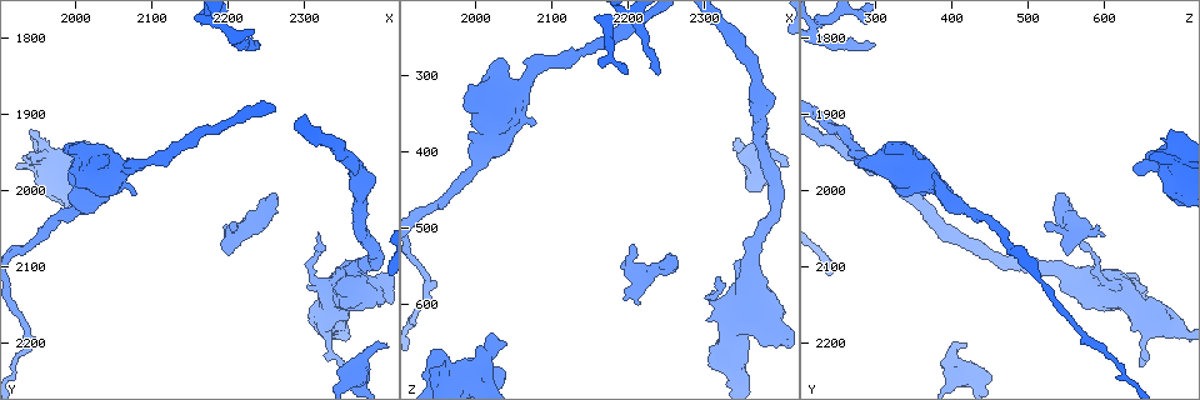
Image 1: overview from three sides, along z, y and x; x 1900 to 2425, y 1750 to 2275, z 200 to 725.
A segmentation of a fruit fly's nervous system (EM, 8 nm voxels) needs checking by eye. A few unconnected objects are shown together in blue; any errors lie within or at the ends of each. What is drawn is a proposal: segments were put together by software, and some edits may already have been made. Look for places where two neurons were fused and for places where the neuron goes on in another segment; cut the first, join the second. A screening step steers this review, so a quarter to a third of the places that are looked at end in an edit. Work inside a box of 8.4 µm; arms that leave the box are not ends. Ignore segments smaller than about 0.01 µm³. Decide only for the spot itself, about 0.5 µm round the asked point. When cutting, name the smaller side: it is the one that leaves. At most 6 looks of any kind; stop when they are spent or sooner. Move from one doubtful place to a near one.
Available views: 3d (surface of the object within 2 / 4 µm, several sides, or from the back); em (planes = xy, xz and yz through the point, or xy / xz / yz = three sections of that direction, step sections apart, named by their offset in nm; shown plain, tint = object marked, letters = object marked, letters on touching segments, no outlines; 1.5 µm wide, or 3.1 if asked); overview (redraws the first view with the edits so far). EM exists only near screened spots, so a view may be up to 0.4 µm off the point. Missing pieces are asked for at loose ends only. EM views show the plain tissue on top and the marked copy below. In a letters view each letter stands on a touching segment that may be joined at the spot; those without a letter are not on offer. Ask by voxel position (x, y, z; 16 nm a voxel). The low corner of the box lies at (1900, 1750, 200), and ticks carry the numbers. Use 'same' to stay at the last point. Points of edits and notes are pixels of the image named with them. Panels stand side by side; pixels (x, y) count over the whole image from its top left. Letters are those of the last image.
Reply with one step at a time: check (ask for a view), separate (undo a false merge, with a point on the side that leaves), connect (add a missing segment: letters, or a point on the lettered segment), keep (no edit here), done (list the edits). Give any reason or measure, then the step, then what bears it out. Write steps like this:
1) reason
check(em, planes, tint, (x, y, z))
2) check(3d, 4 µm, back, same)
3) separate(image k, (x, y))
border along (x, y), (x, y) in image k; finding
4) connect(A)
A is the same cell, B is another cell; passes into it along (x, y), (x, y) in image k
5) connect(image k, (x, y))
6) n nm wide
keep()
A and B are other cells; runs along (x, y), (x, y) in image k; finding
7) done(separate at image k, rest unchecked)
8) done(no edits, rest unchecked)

an open end
check(3d, 2 µm, (2360, 2245, 455))

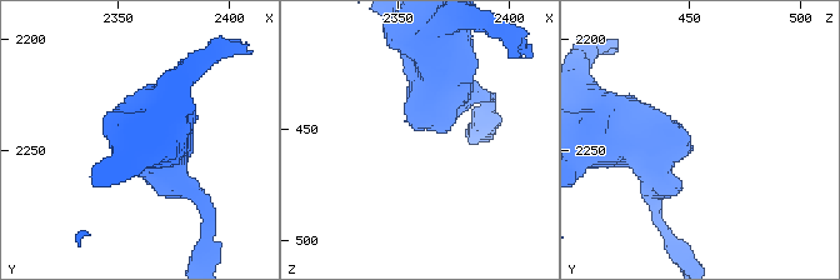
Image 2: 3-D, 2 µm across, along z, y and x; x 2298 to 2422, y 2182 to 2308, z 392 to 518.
shape alone is not enough
check(em, planes, letters, (2357, 2244, 451))

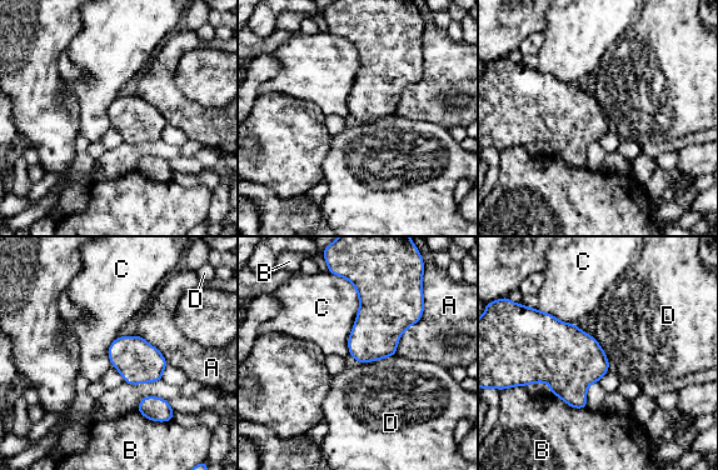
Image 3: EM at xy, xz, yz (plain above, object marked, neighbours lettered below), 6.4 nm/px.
keep()
A, B, C and D are other cells; none of them fits

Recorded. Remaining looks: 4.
thick turns thin
check(3d, 4 µm, (2360, 2110, 555))

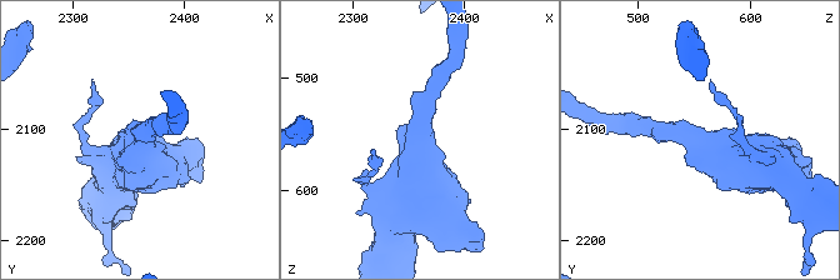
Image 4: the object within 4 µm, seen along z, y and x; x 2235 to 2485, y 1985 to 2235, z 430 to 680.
arms of 260, 800 nm; need the tissue
check(em, yz, step 8, tint, (2360, 2114, 558))

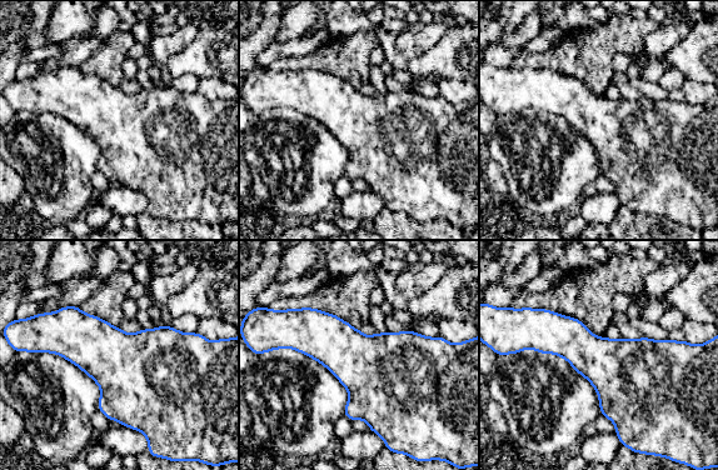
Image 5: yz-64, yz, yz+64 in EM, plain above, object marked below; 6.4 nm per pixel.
another direction
check(em, planes, letters, same)

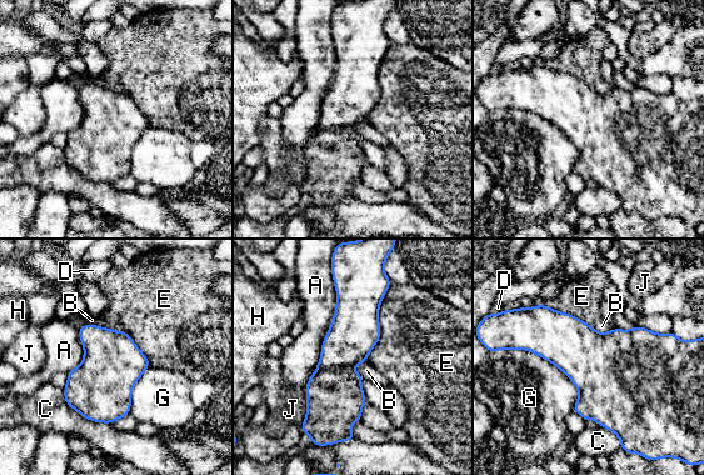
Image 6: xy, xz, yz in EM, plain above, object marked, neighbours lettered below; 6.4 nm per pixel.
keep()
A, B, C, D, E, G, H and J are other cells; border along (334, 279), (334, 316), (304, 385) in image 6; all the same neuron

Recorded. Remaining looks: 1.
done(no edits, rest unchecked)

